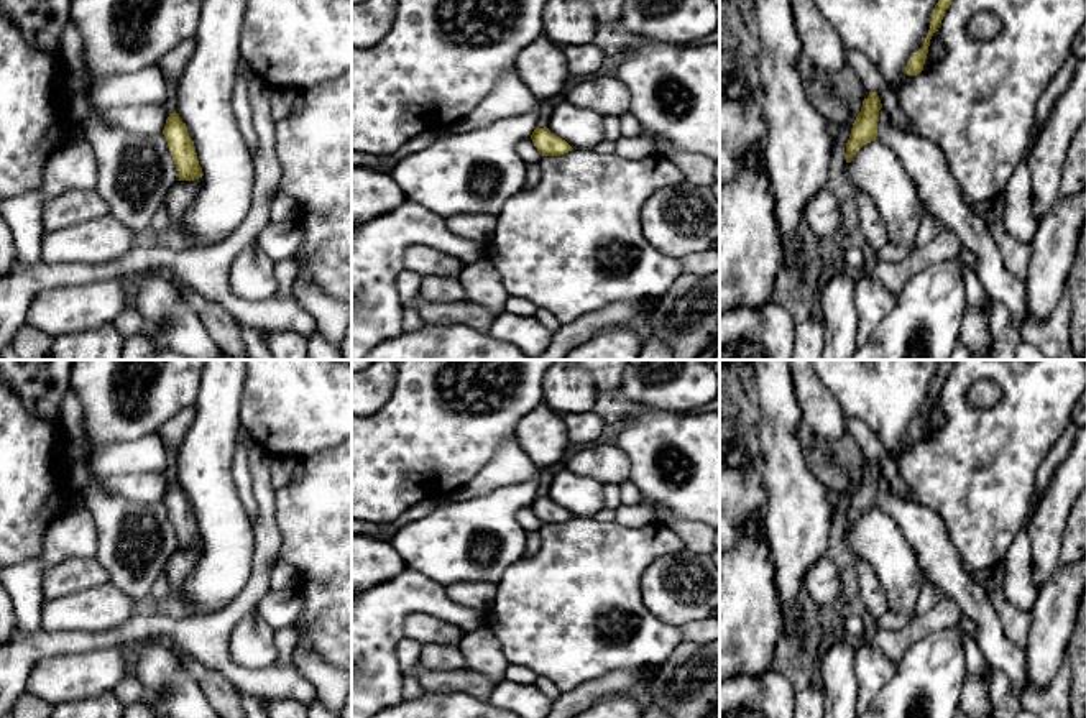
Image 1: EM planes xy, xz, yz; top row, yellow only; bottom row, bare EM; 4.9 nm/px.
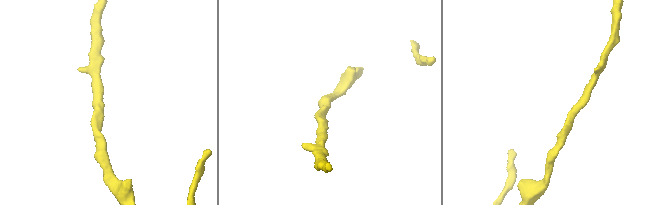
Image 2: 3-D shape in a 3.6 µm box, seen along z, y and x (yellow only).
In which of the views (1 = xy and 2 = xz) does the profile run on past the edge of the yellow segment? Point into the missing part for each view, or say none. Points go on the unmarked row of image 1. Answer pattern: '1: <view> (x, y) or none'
1: none
2: none

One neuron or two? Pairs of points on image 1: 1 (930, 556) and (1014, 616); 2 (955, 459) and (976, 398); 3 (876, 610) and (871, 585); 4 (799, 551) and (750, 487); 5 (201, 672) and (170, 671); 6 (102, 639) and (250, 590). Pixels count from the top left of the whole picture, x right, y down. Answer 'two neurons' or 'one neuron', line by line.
1: two neurons
2: two neurons
3: one neuron
4: two neurons
5: two neurons
6: one neuron

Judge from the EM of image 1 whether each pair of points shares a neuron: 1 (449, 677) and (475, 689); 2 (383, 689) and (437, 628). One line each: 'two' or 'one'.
1: one
2: two

